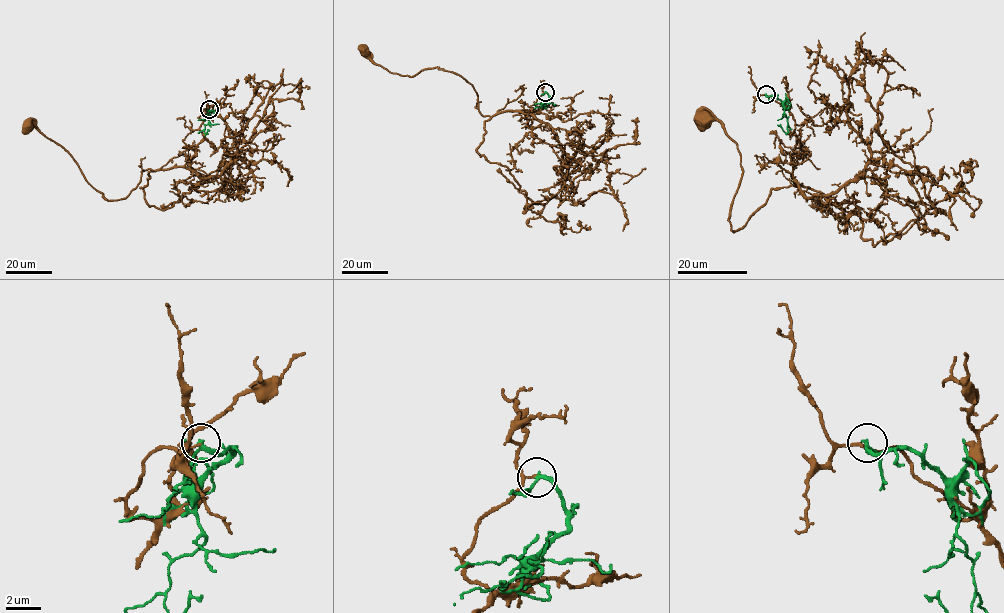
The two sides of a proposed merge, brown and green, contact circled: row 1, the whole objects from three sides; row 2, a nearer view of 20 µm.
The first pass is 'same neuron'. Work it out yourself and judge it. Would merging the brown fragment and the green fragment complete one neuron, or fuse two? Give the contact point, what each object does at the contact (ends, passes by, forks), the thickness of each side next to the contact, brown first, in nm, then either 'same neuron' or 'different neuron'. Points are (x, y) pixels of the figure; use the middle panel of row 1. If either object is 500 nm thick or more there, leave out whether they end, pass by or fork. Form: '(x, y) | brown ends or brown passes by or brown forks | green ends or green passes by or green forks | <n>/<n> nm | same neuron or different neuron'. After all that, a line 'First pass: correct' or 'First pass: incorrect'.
(545, 92) | brown passes by | green passes by | 80/200 nm | different neuron
First pass: incorrect

